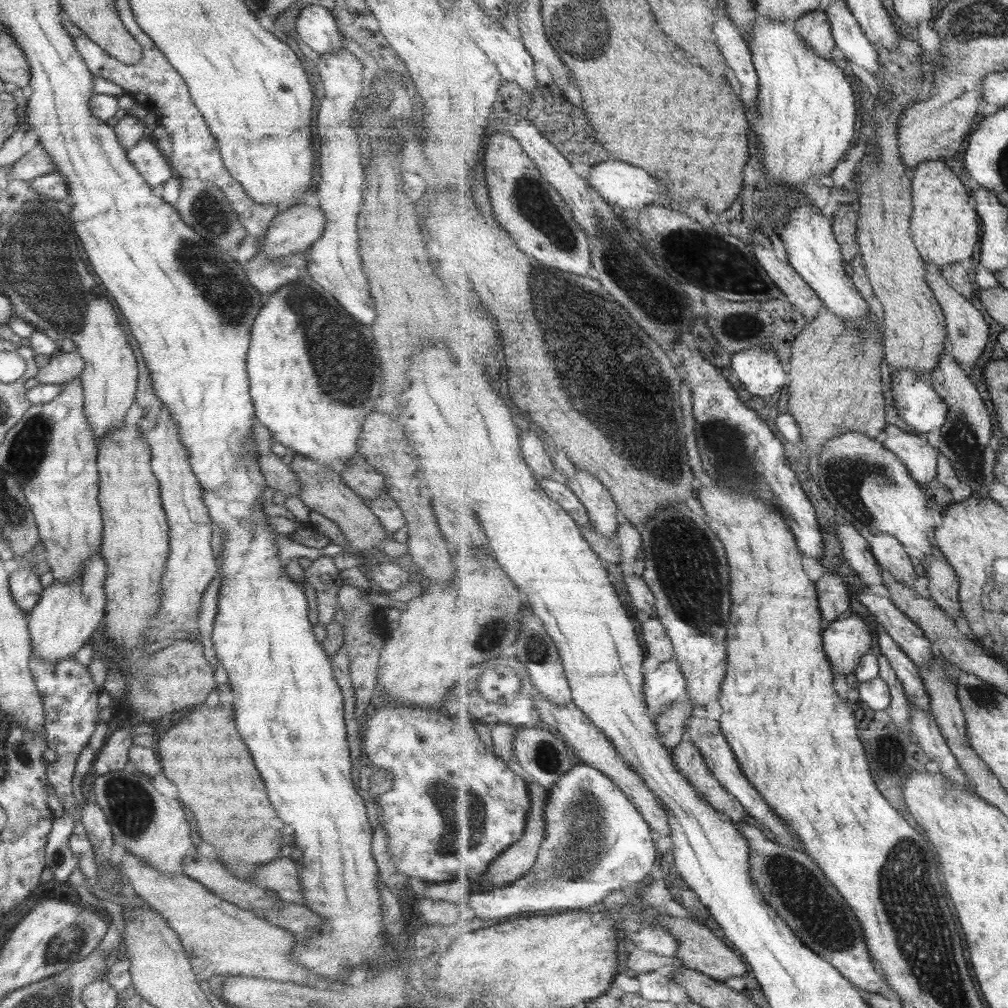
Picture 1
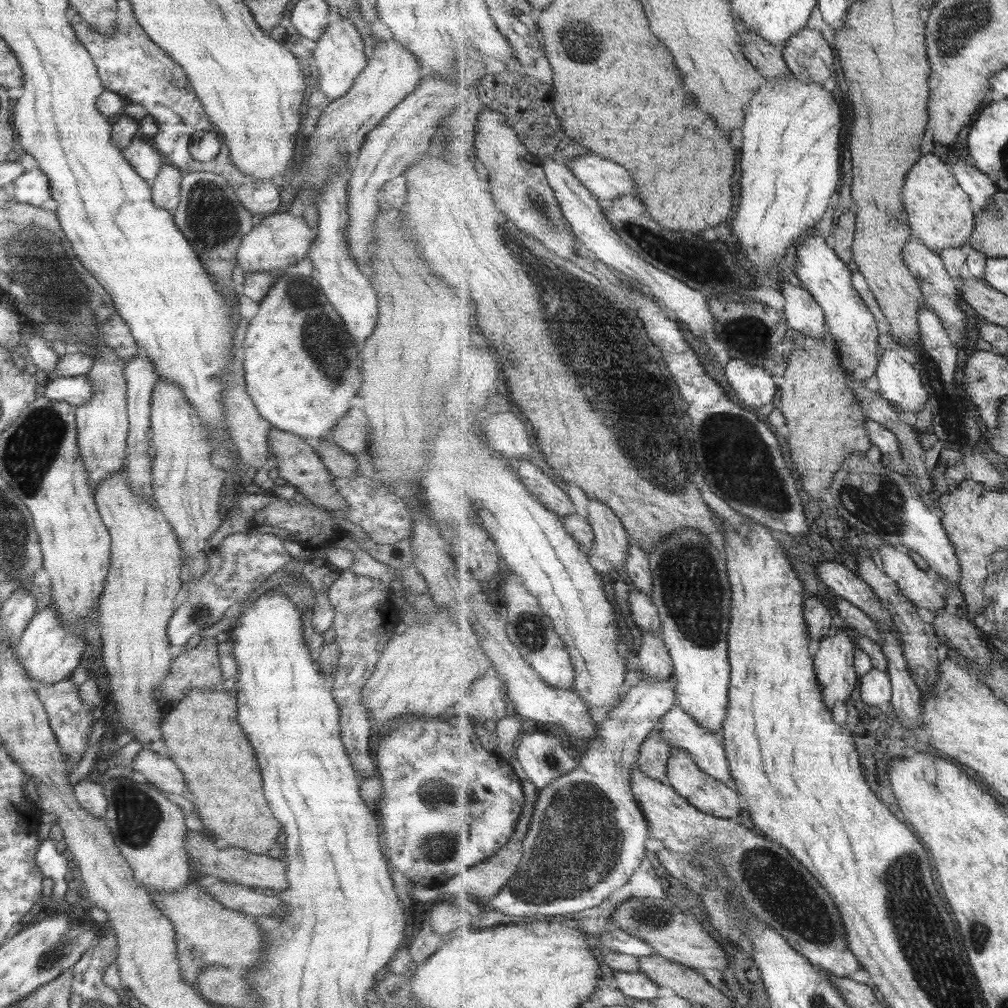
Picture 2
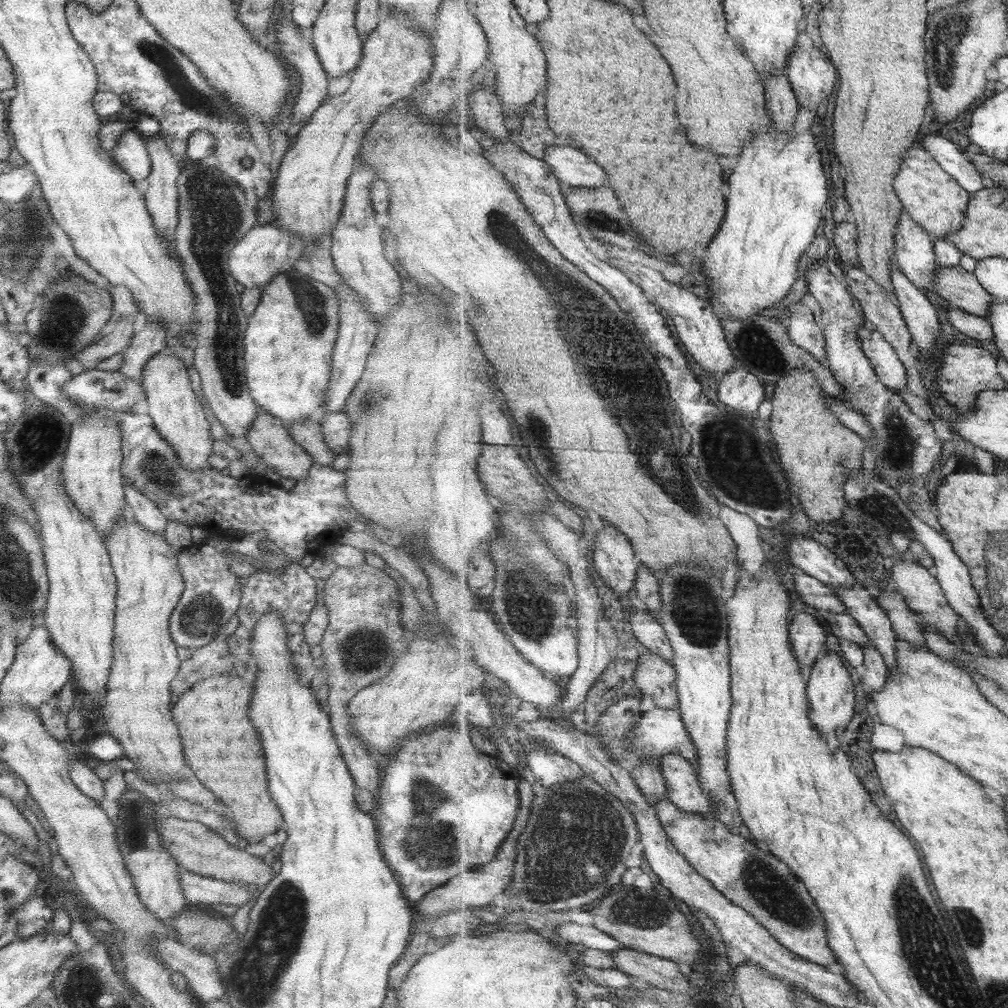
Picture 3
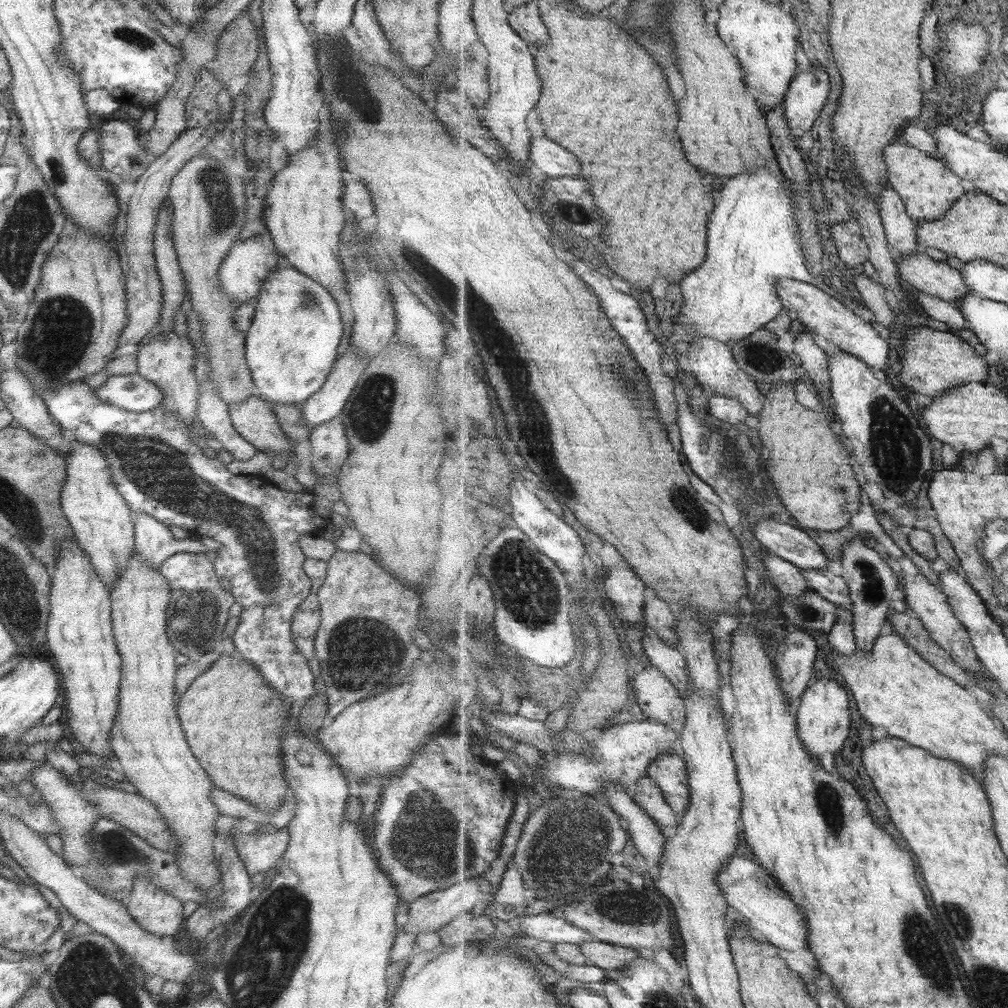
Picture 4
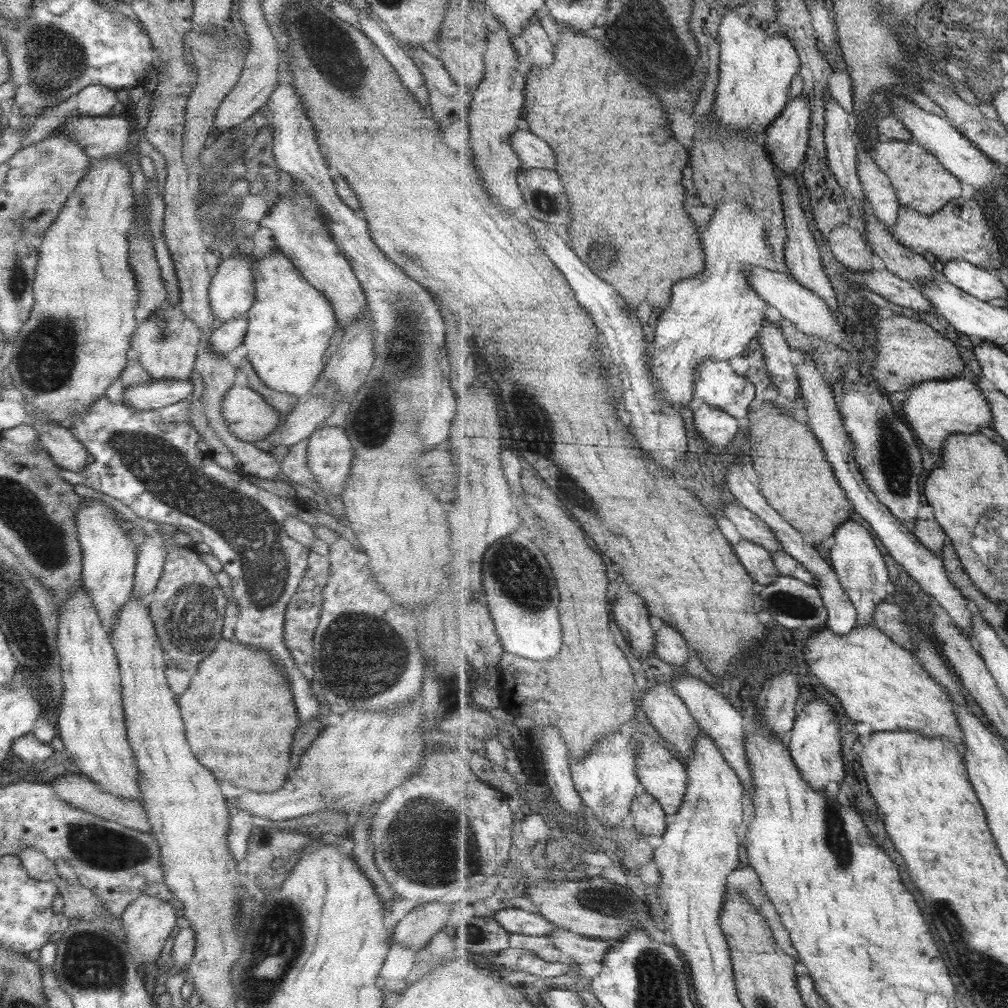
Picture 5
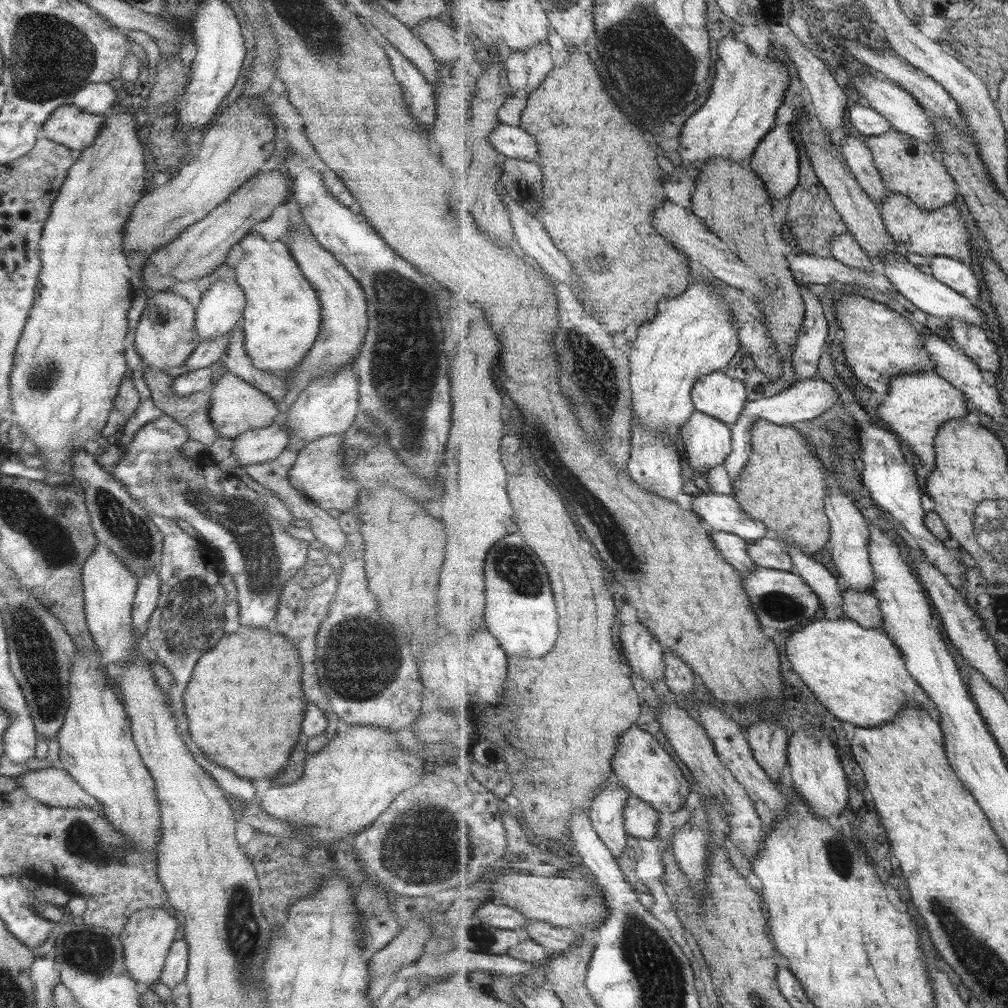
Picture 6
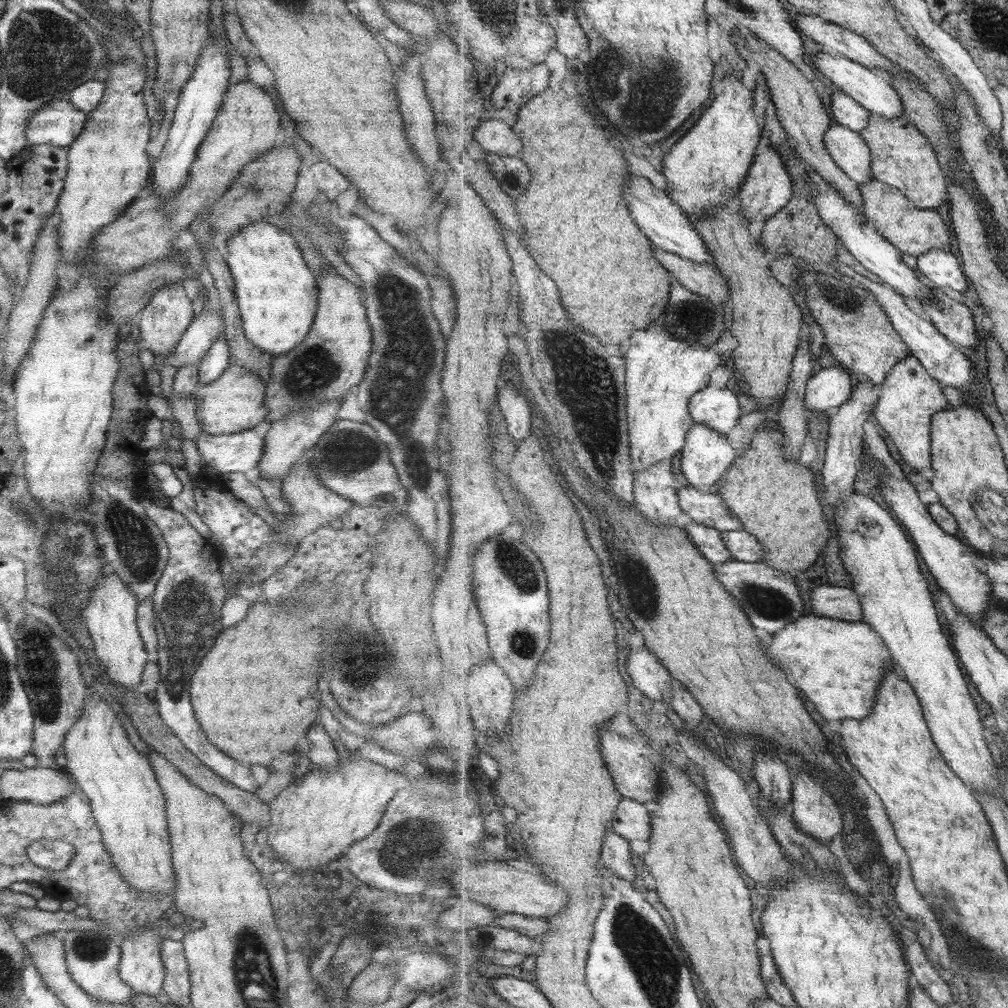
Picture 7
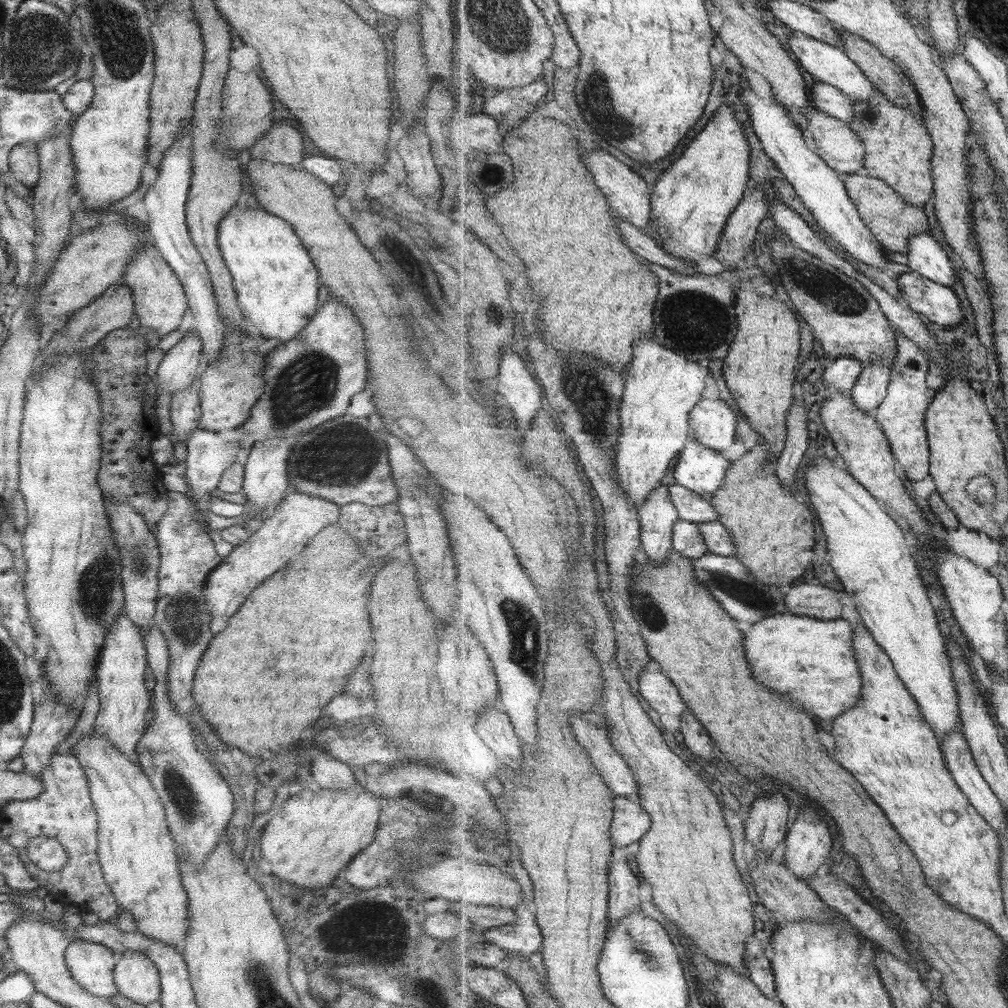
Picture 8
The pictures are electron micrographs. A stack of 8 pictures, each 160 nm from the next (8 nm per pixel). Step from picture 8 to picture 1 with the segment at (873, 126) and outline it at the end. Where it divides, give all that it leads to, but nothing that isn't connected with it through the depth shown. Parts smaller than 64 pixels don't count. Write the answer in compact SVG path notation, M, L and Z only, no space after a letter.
M945 159L922 162L911 175L914 214L910 227L913 229L913 238L922 257L941 268L956 262L966 264L975 254L981 224L980 216L977 216L977 210L961 177L945 164Z

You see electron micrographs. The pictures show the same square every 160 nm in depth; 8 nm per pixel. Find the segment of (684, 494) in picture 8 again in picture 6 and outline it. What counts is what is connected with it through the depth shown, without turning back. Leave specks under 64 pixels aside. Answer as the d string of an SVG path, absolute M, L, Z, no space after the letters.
M705 492L694 497L692 510L713 528L735 534L747 542L769 536L765 523L745 513L735 496Z

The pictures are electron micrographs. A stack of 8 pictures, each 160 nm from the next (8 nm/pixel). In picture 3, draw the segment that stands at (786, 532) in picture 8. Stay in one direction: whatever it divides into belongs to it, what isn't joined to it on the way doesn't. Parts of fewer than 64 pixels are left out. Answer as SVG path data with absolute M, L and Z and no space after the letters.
M798 368L791 374L779 378L771 388L770 394L774 411L768 422L768 428L774 437L780 464L807 517L815 522L835 522L845 516L843 510L849 506L845 483L847 479L851 479L851 475L855 475L856 470L863 470L863 452L868 446L862 435L847 428L839 417L830 411L826 403L828 396L810 368Z

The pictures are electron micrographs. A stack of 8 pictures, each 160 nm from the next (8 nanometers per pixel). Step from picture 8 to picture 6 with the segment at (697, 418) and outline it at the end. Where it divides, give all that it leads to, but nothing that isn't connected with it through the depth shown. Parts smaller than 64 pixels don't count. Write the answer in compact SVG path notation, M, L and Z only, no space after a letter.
M723 369L699 378L692 389L697 411L733 425L742 416L747 402L747 387L738 378L729 378Z

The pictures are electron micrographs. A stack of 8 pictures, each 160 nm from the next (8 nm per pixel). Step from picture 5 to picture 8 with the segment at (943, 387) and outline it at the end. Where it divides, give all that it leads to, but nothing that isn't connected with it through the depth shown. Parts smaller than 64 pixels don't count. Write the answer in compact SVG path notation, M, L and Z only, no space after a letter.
M897 331L898 355L895 358L888 395L874 413L889 439L902 475L909 481L925 480L930 475L930 442L926 429L926 412L933 400L927 386L929 360L921 347L904 332Z

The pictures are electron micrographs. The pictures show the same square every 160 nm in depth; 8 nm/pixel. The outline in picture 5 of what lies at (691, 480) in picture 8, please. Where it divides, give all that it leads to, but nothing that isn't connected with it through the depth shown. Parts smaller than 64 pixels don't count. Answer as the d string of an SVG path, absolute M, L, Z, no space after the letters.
M704 403L693 412L694 428L715 448L725 448L739 434L742 420Z

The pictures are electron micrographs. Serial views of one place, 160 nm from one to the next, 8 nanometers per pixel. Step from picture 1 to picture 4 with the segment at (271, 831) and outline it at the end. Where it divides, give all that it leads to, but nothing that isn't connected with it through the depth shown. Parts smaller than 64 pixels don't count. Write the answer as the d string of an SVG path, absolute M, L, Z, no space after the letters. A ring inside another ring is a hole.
M223 653L216 660L177 697L179 724L189 750L213 786L270 813L285 802L288 794L281 770L281 734L287 722L287 704L249 662ZM219 702L223 714L219 714Z

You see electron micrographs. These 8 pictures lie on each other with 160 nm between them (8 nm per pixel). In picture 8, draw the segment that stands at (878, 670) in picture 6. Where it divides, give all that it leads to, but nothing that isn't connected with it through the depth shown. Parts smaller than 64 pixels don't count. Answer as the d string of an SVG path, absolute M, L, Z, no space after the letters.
M785 613L769 616L752 625L744 640L746 657L751 664L754 677L777 694L791 694L792 703L801 706L813 719L833 720L839 714L854 707L861 698L863 686L862 674L859 672L858 658L853 650L853 624L847 620L826 620L809 616Z

